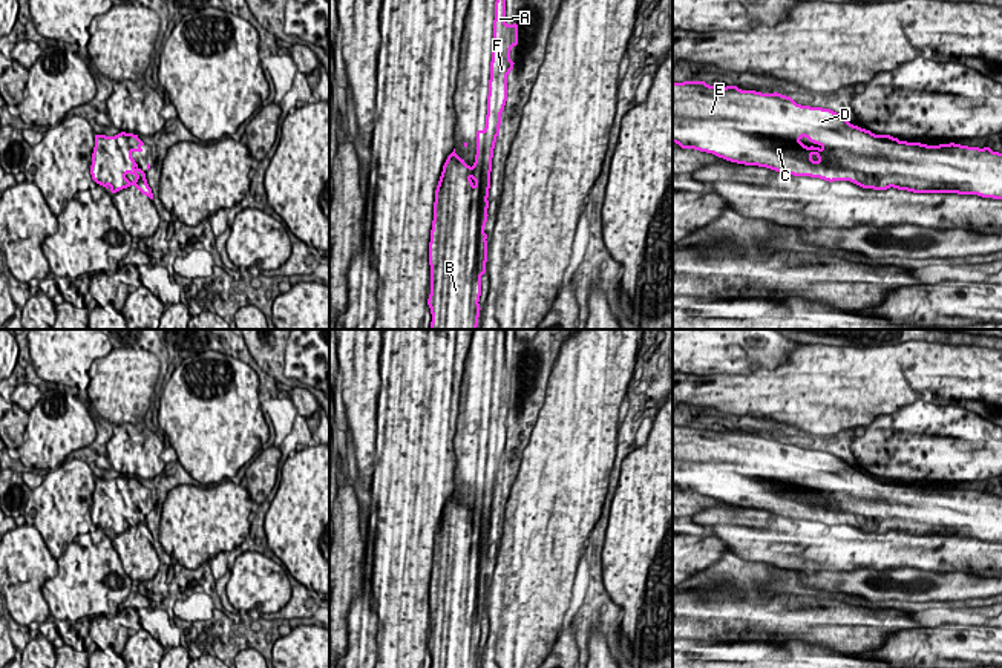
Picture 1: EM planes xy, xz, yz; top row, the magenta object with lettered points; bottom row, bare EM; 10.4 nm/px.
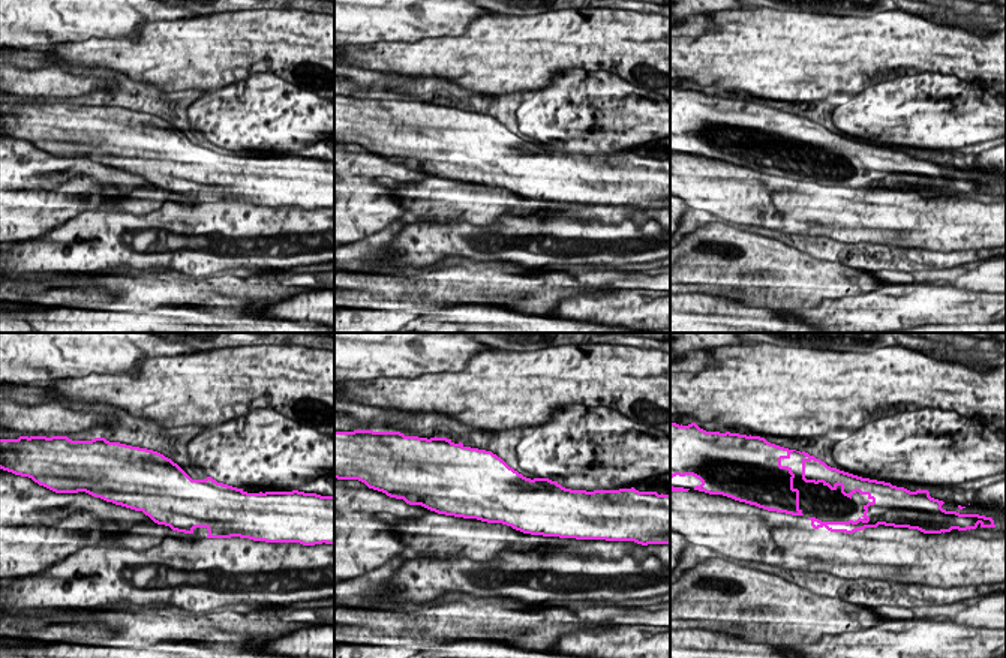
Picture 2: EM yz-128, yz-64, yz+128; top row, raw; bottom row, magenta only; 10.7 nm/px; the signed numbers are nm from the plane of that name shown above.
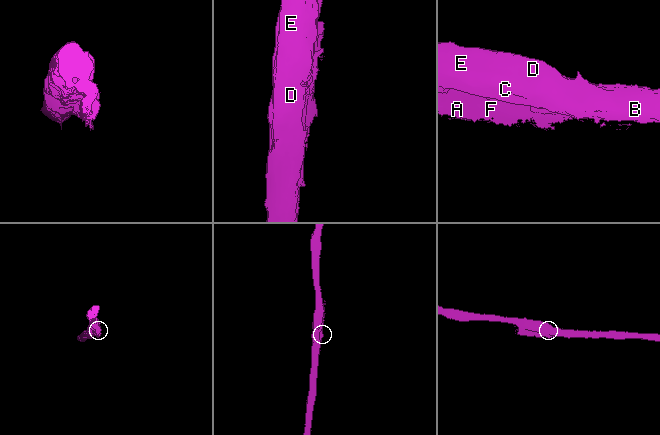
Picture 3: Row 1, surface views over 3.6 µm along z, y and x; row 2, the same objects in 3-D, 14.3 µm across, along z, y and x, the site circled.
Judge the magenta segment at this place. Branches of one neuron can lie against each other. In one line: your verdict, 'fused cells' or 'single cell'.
single cell

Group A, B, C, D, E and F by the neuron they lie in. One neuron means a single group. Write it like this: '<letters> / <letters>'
A B C D E F

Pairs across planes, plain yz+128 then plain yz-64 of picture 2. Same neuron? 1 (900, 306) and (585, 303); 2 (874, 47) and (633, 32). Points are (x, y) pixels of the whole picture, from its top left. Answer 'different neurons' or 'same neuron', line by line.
1: same neuron
2: same neuron

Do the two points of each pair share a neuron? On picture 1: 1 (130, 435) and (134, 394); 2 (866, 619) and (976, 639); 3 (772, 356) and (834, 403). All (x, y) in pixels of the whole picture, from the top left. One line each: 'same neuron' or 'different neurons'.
1: different neurons
2: different neurons
3: different neurons

